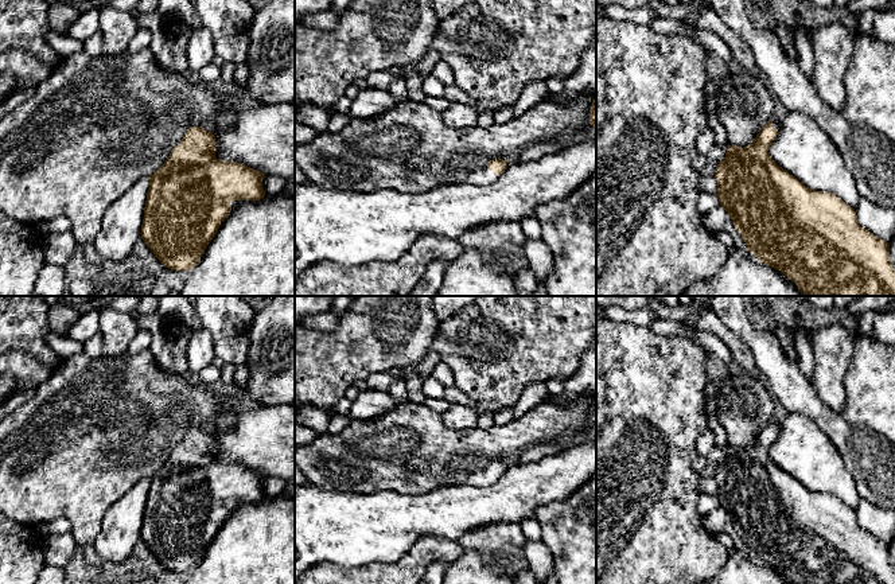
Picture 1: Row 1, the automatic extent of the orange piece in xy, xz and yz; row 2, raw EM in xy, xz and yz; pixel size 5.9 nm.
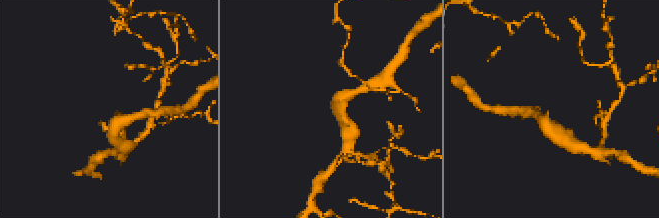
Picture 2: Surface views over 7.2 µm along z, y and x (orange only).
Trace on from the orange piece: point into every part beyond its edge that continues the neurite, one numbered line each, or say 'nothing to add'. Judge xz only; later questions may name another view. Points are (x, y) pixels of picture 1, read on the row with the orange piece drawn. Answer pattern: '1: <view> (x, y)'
1: xz (482, 176)

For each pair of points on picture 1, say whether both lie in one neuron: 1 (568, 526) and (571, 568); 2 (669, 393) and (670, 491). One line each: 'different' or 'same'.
1: same
2: same

